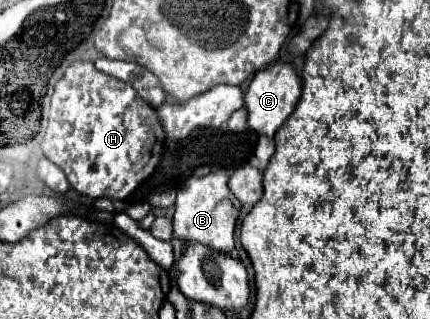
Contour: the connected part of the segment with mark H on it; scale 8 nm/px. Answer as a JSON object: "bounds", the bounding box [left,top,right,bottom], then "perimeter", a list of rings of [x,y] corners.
{"bounds":[42,61,164,199],"perimeter":[[[90,61],[72,63],[56,83],[46,137],[42,141],[44,155],[56,163],[72,189],[90,199],[126,199],[158,165],[164,145],[164,131],[154,107],[150,107],[130,83],[100,73]]]}

